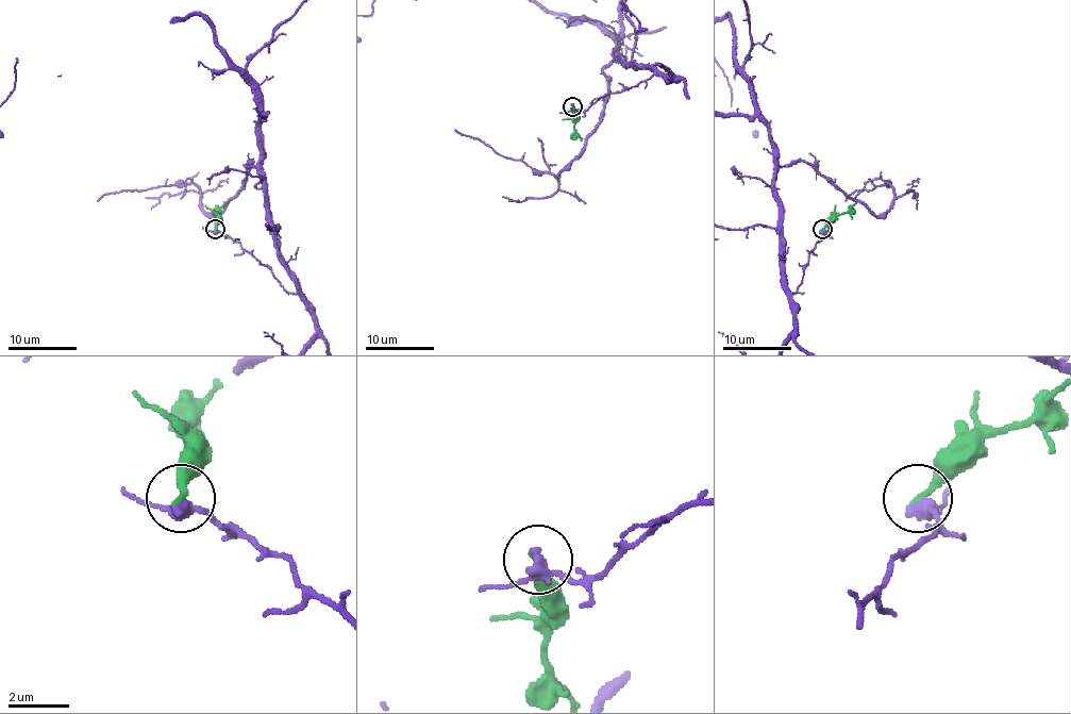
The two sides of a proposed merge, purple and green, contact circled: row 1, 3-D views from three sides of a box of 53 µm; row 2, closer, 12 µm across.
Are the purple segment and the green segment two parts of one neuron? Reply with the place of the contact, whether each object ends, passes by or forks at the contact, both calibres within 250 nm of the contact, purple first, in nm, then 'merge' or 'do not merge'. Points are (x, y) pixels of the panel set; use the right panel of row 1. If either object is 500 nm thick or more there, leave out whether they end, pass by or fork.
(822, 229) | purple passes by | green ends | 360/260 nm | do not merge

